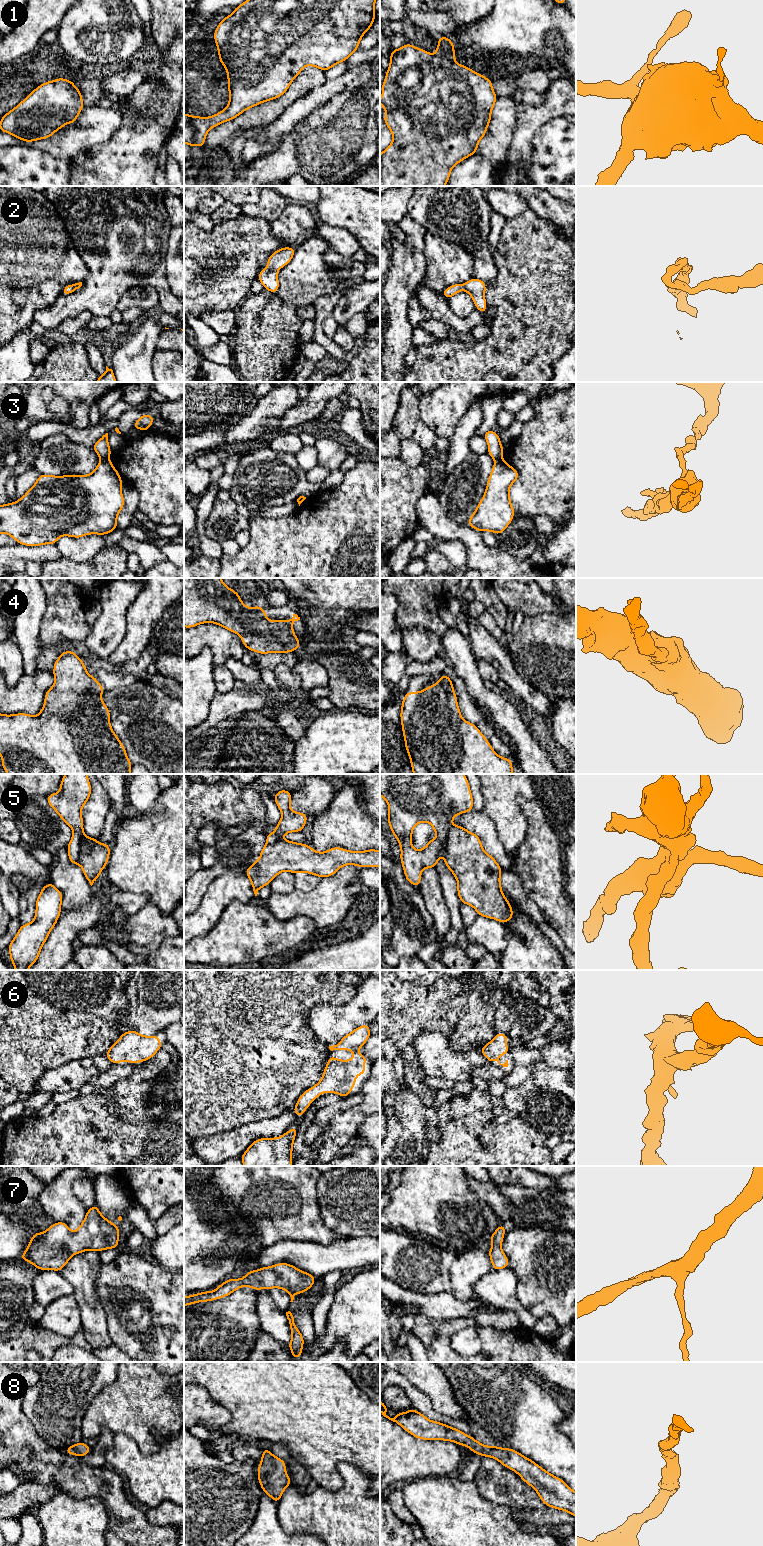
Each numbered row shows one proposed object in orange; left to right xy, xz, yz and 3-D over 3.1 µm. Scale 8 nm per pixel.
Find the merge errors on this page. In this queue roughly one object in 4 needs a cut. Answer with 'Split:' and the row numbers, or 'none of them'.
Split: 3, 5

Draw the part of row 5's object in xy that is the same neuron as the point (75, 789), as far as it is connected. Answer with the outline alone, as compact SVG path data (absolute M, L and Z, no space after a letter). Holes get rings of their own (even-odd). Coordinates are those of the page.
M65 774L60 783L60 792L47 796L50 807L73 830L67 850L70 862L75 865L78 862L81 838L84 835L81 809L87 803L91 791L87 774Z

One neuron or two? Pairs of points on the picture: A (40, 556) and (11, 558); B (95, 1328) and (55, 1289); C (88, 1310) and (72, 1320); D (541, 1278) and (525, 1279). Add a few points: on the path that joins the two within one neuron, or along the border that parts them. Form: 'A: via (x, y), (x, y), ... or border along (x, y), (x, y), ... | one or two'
A: via (33, 556), (18, 556) | one
B: border along (61, 1273), (72, 1285), (73, 1294) | two
C: border along (73, 1294), (79, 1308), (83, 1329) | two
D: via (537, 1279), (529, 1279) | one

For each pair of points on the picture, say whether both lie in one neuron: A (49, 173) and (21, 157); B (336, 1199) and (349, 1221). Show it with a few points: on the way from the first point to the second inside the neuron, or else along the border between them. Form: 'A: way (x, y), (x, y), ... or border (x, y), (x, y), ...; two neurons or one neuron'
A: way (42, 173), (37, 173), (28, 164); one neuron
B: way (341, 1204), (349, 1212), (349, 1216); one neuron

